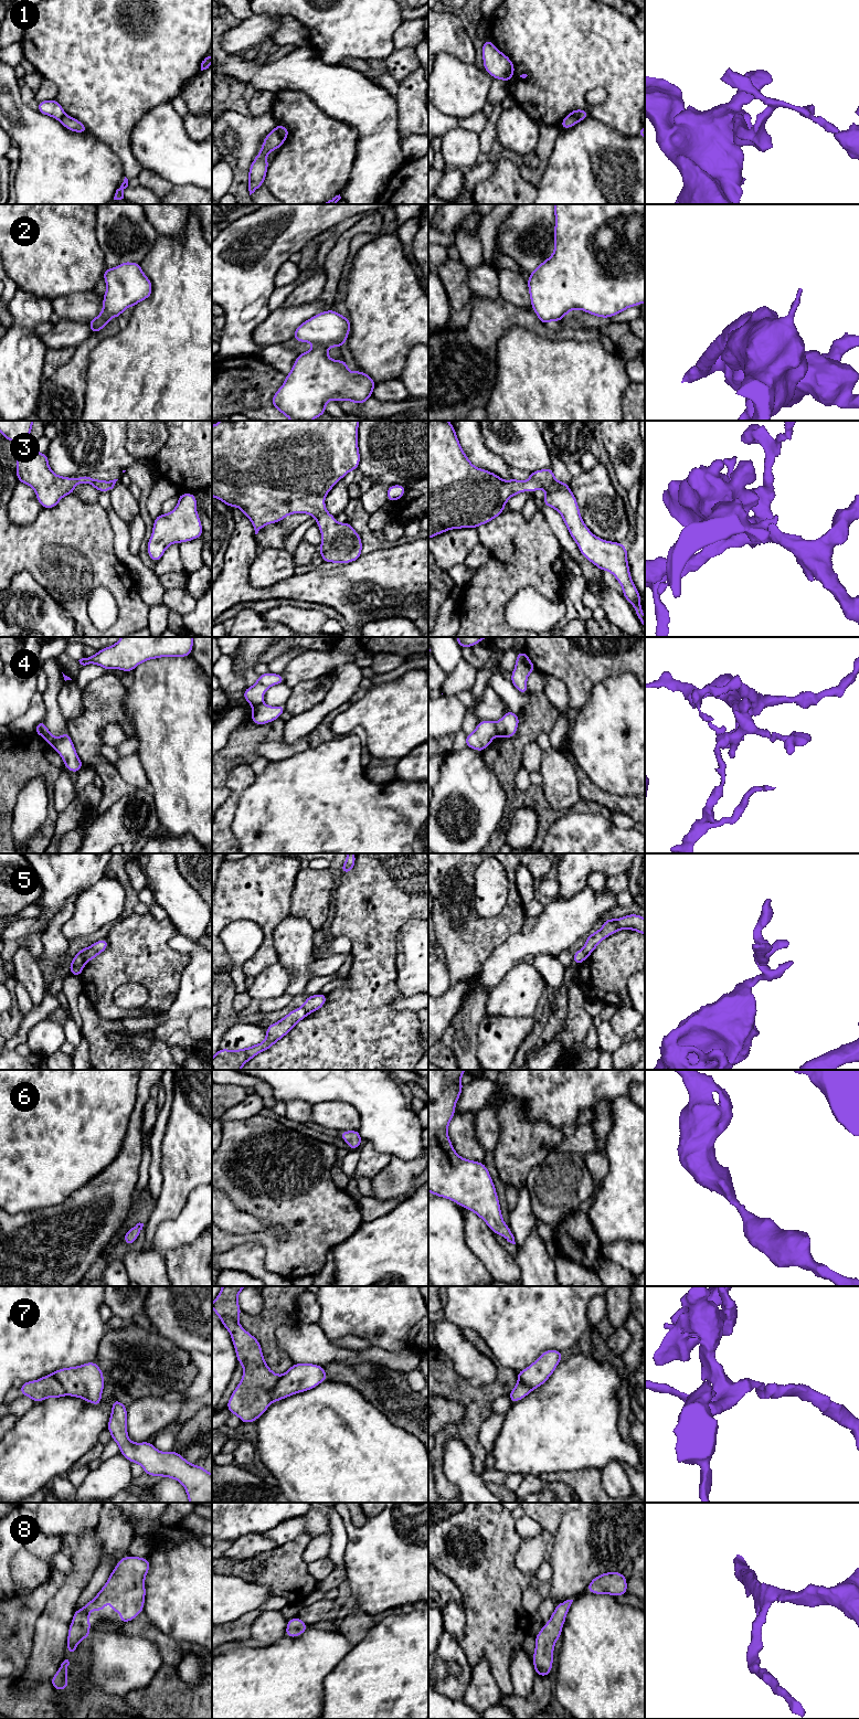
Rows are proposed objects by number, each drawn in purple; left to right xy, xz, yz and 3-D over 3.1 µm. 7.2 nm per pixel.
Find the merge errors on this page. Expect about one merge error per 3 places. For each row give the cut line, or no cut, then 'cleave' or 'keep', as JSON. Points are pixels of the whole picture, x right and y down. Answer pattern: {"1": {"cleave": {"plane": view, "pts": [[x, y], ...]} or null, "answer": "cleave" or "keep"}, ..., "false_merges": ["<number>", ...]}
{"1": {"cleave": {"plane": "xz", "pts": [[275, 128], [284, 140]]}, "answer": "cleave"}, "2": {"cleave": null, "answer": "keep"}, "3": {"cleave": null, "answer": "keep"}, "4": {"cleave": {"plane": "yz", "pts": [[494, 723], [497, 734]]}, "answer": "cleave"}, "5": {"cleave": {"plane": "xy", "pts": [[88, 947], [85, 954], [85, 962]]}, "answer": "cleave"}, "6": {"cleave": null, "answer": "keep"}, "7": {"cleave": {"plane": "xz", "pts": [[279, 1376], [273, 1390], [271, 1402]]}, "answer": "cleave"}, "8": {"cleave": null, "answer": "keep"}, "false_merges": ["1", "4", "5", "7"]}

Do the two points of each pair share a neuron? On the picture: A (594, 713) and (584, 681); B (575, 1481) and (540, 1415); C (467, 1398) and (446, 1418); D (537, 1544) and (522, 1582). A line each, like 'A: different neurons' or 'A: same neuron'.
A: different neurons
B: different neurons
C: different neurons
D: different neurons

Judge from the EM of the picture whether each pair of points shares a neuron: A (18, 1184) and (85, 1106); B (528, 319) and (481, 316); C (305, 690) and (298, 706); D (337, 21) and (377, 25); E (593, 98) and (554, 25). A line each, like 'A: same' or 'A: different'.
A: same
B: same
C: same
D: same
E: different

